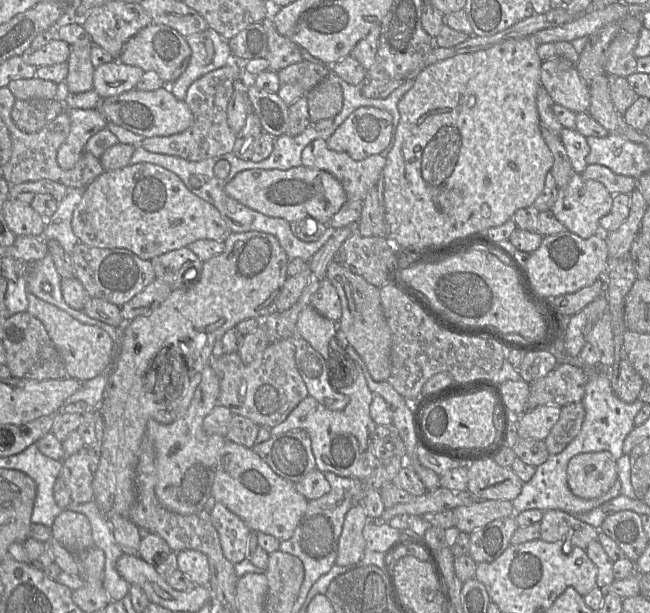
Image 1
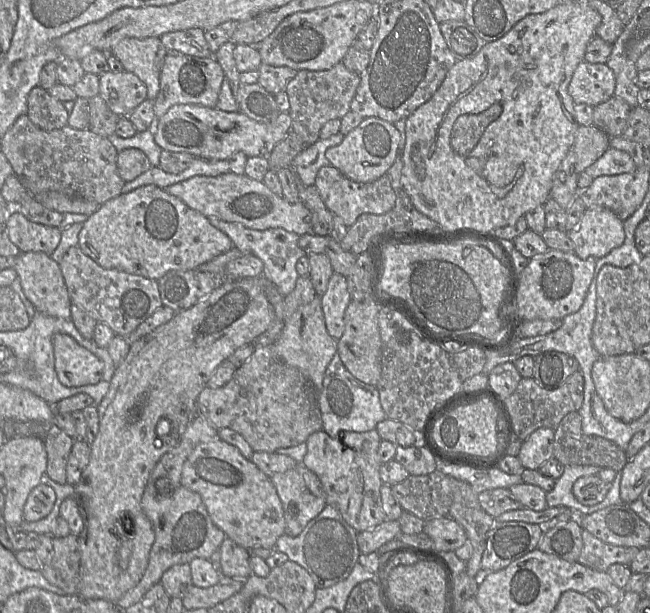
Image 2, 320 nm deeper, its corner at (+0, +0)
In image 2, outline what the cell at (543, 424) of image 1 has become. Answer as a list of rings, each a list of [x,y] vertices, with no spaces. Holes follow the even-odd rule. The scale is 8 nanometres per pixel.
[[[541,427],[522,441],[517,458],[522,468],[538,470],[540,466],[553,456],[554,430]]]

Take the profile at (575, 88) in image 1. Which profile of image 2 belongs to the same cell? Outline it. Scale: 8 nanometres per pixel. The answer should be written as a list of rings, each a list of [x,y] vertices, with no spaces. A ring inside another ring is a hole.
[[[581,62],[573,73],[568,93],[575,104],[595,107],[614,96],[616,79],[606,63]]]

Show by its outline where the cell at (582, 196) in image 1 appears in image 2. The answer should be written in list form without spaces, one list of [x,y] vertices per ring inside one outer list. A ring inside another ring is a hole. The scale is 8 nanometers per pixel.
[[[588,207],[577,228],[568,232],[574,243],[574,253],[581,259],[601,258],[620,247],[625,240],[623,221],[611,210],[603,207]]]

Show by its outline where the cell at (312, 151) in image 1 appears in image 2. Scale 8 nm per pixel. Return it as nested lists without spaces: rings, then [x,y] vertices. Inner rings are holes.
[[[327,165],[318,170],[314,186],[326,207],[333,215],[341,217],[347,227],[354,224],[363,213],[384,214],[395,205],[396,196],[387,173],[372,182],[361,183],[347,178],[335,167]]]

